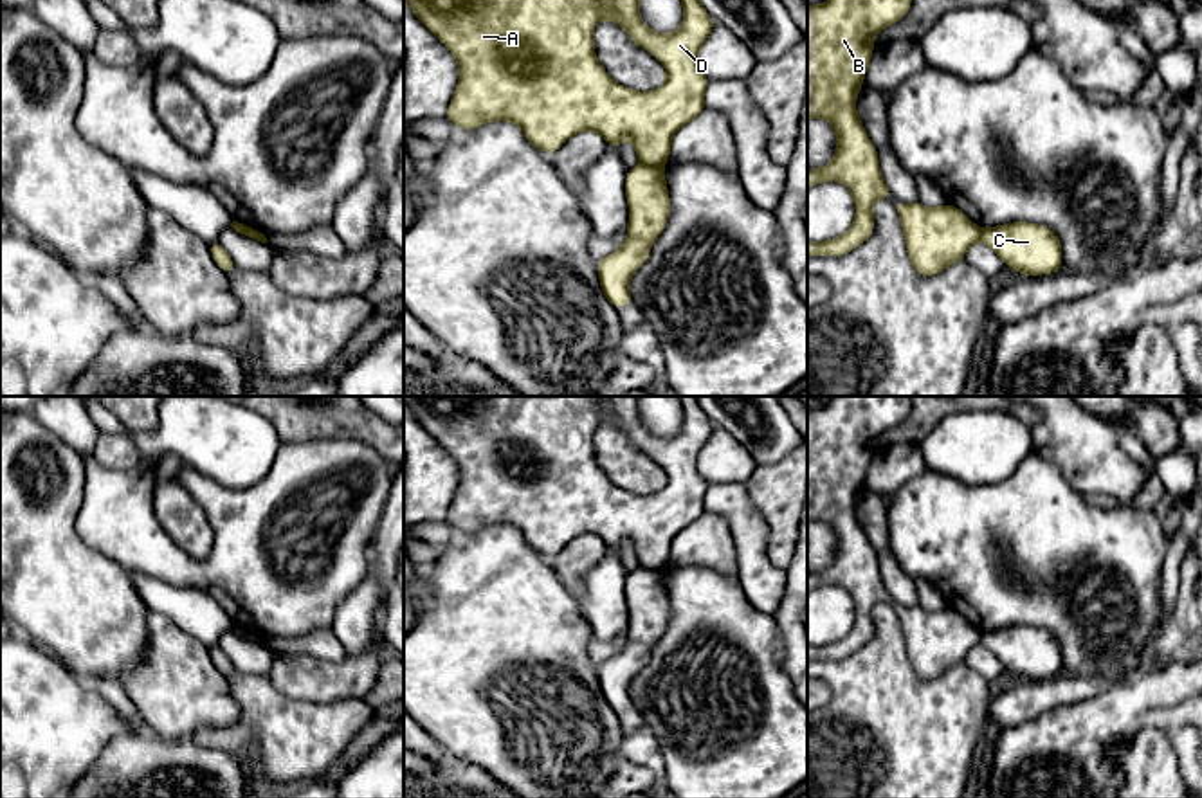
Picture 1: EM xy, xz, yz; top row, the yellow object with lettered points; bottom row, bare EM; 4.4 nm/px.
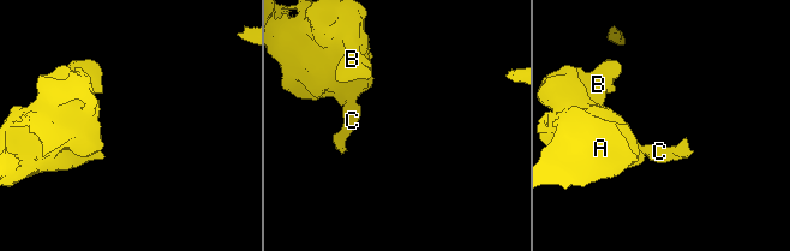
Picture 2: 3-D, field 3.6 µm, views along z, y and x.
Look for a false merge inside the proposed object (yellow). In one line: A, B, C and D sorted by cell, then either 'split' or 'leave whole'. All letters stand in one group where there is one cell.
A B D / C | split

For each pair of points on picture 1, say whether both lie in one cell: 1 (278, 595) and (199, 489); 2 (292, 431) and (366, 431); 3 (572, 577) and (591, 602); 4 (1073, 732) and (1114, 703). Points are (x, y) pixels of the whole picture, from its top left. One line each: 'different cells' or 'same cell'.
1: same cell
2: same cell
3: different cells
4: same cell

